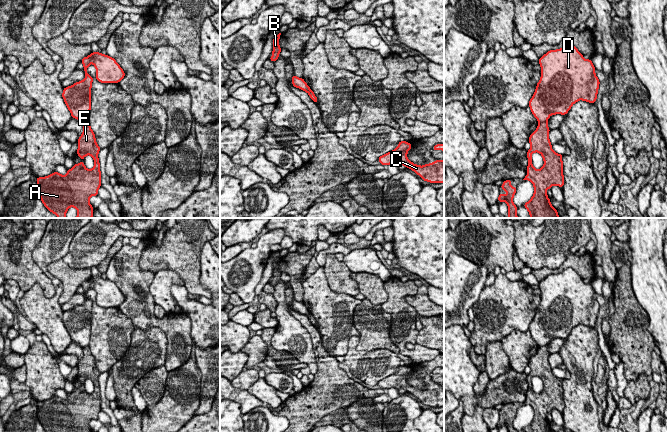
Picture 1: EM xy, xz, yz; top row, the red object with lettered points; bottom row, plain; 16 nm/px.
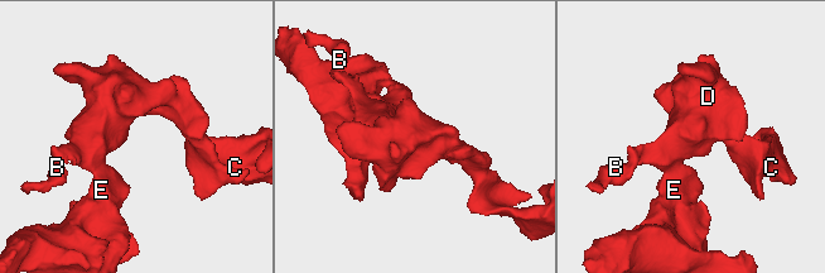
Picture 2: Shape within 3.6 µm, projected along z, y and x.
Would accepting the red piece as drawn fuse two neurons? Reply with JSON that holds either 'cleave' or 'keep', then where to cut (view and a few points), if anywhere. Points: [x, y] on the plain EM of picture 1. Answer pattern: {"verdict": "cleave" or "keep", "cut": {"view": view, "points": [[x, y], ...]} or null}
{"verdict": "cleave", "cut": {"view": "yz", "points": [[546, 344], [539, 347]]}}

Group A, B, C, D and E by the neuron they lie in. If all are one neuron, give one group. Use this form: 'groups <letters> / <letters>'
groups A E / B C D

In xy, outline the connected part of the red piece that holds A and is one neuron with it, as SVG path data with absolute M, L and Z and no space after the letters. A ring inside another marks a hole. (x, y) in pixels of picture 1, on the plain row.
M89 346L83 348L83 357L78 363L77 379L82 386L67 393L66 399L54 396L46 401L37 401L37 417L46 432L93 432L89 426L91 420L98 419L101 411L101 396L95 357ZM91 379L94 391L89 394L83 383Z

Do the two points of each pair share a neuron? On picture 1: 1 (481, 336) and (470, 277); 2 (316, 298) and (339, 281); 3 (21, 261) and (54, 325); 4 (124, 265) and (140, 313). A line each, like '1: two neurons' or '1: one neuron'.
1: two neurons
2: two neurons
3: two neurons
4: one neuron

